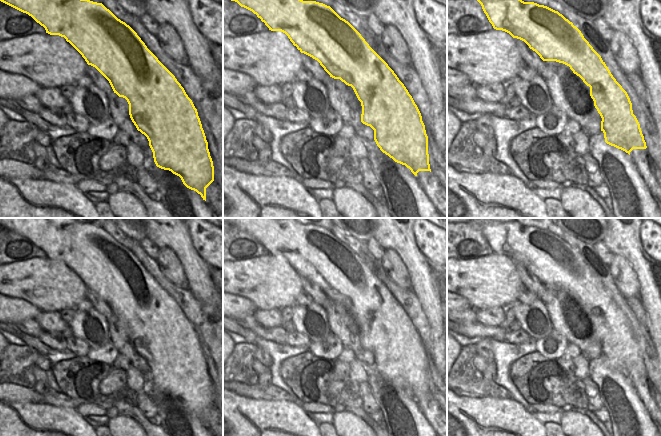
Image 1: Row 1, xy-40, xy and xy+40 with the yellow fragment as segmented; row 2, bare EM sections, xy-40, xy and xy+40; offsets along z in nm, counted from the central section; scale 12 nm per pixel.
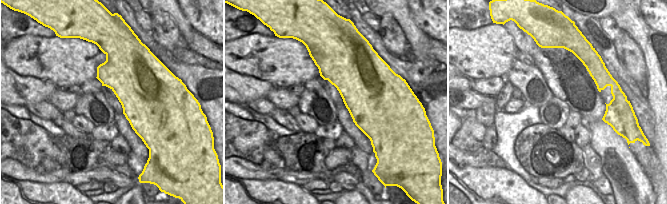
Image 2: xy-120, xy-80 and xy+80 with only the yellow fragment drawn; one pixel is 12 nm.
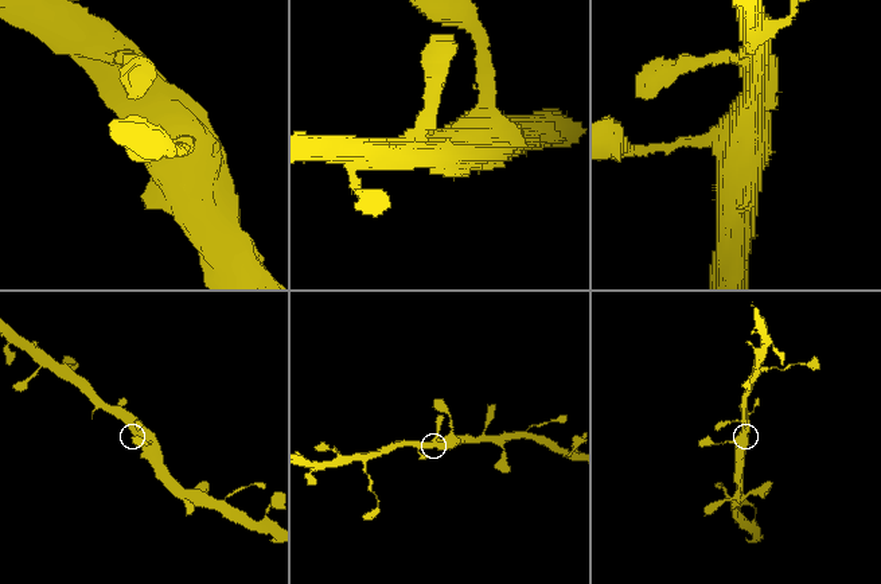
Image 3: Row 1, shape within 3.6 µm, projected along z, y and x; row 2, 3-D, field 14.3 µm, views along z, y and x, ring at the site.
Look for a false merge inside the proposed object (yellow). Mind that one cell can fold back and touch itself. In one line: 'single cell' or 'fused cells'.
fused cells

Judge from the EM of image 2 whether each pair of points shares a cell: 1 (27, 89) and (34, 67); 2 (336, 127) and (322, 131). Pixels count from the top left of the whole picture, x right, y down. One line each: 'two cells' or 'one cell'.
1: two cells
2: one cell

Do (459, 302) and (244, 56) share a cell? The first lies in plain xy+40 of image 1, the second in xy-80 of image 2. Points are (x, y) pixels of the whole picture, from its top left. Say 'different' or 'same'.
different

